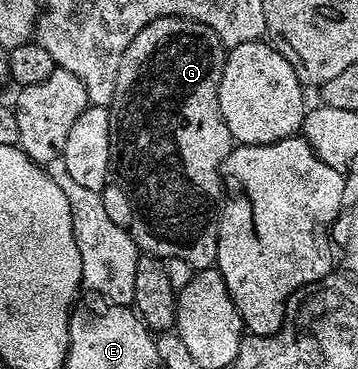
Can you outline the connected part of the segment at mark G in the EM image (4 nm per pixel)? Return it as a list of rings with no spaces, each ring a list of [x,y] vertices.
[[[164,16],[151,22],[123,50],[121,61],[117,67],[117,92],[113,96],[111,115],[109,118],[109,163],[115,166],[115,176],[122,188],[128,192],[133,203],[133,217],[127,229],[142,253],[158,257],[164,261],[171,258],[183,258],[195,270],[214,267],[217,263],[217,222],[219,209],[223,203],[223,185],[221,182],[221,164],[227,154],[235,146],[231,130],[227,130],[227,122],[219,114],[219,98],[217,87],[223,74],[223,66],[227,49],[221,39],[207,26],[194,20],[184,20],[182,16]]]

